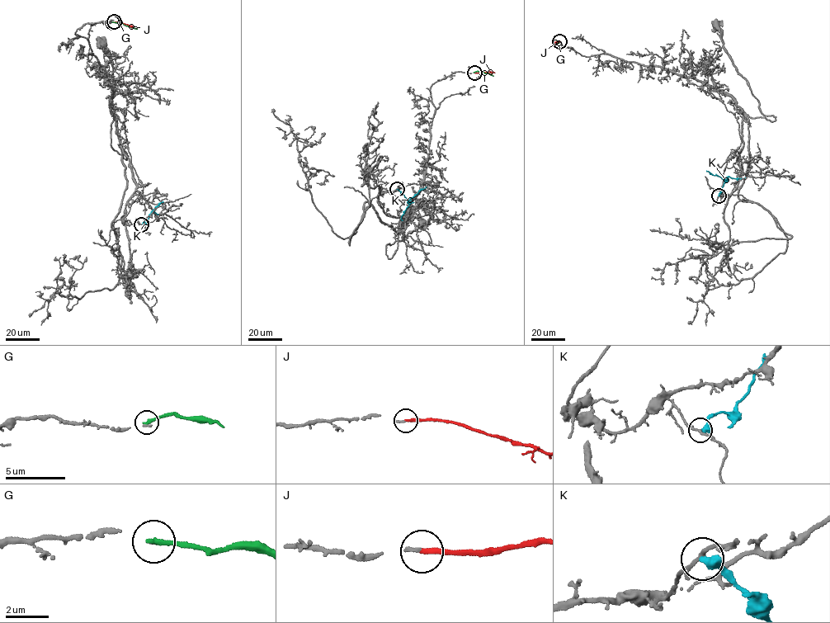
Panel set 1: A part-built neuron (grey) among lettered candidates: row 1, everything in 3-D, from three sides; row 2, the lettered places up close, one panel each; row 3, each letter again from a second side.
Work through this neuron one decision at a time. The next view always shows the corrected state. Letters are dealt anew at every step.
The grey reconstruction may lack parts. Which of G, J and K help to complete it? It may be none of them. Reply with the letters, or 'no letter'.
J

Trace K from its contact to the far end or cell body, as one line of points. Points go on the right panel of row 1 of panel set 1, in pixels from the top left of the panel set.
K: (719, 195), (728, 176), (745, 177)

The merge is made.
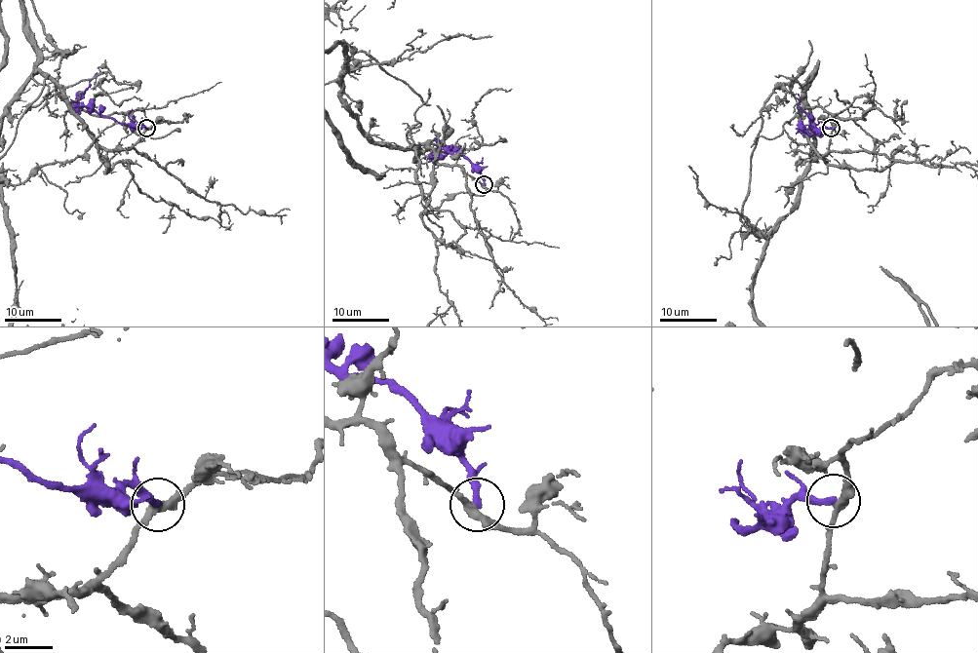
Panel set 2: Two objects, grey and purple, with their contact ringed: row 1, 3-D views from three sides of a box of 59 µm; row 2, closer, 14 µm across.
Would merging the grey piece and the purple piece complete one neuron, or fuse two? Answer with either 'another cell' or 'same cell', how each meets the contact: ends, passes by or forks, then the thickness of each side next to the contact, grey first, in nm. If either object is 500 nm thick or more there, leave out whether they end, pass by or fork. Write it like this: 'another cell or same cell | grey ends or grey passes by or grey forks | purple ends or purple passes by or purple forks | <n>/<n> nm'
another cell | grey passes by | purple ends | 320/280 nm

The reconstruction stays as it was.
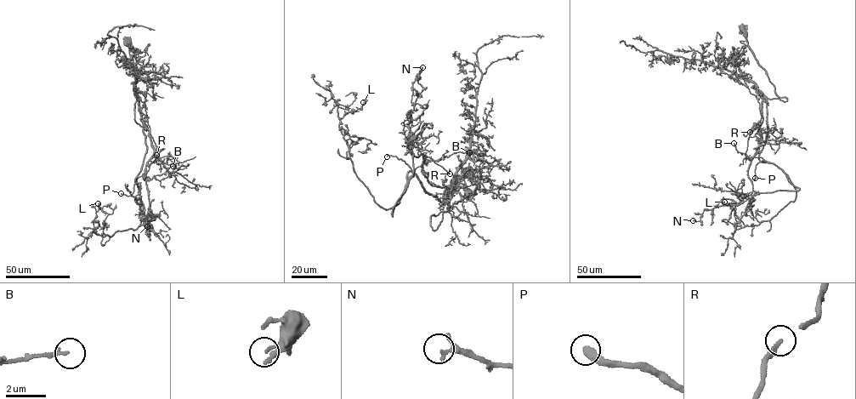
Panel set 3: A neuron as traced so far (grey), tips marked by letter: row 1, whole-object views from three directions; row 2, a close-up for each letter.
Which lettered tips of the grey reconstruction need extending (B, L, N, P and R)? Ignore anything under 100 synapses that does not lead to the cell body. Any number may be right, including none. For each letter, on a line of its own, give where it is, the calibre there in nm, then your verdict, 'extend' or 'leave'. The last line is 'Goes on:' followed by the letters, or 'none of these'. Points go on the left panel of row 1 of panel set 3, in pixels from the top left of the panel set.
B: (172, 166) | 190 nm | leave
L: (98, 203) | 150 nm | leave
N: (147, 226) | 200 nm | leave
P: (121, 193) | 280 nm | extend
R: (156, 155) | 170 nm | leave
Goes on: P

